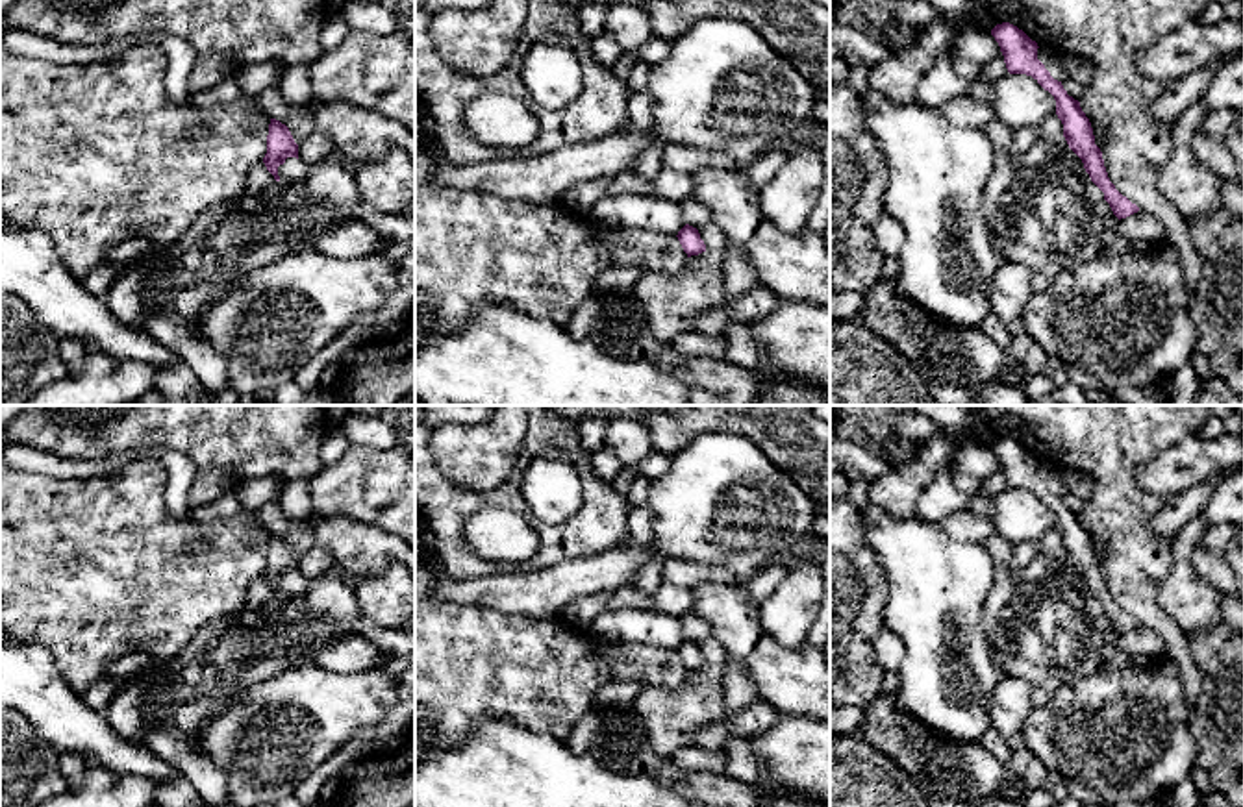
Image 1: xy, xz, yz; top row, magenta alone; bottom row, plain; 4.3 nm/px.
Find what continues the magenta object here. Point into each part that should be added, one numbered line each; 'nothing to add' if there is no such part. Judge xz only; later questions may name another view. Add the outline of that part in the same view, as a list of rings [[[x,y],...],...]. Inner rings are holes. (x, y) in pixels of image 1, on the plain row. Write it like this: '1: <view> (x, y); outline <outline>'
nothing to add

